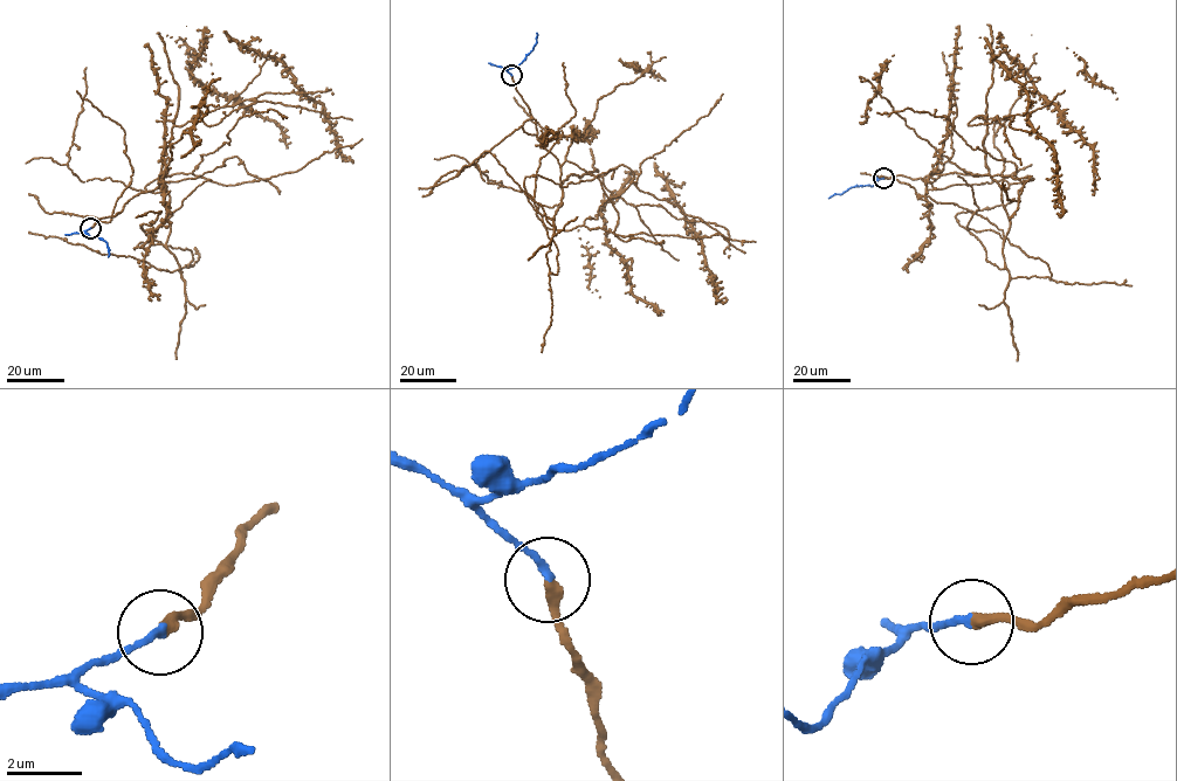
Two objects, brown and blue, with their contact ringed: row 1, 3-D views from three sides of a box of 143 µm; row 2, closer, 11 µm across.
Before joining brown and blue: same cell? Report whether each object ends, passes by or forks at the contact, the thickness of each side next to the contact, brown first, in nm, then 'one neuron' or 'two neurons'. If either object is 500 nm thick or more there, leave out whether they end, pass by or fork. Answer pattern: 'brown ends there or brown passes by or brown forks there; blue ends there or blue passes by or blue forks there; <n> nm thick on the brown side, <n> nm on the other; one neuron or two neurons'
brown ends there; blue ends there; 320 nm thick on the brown side, 200 nm on the other; one neuron

